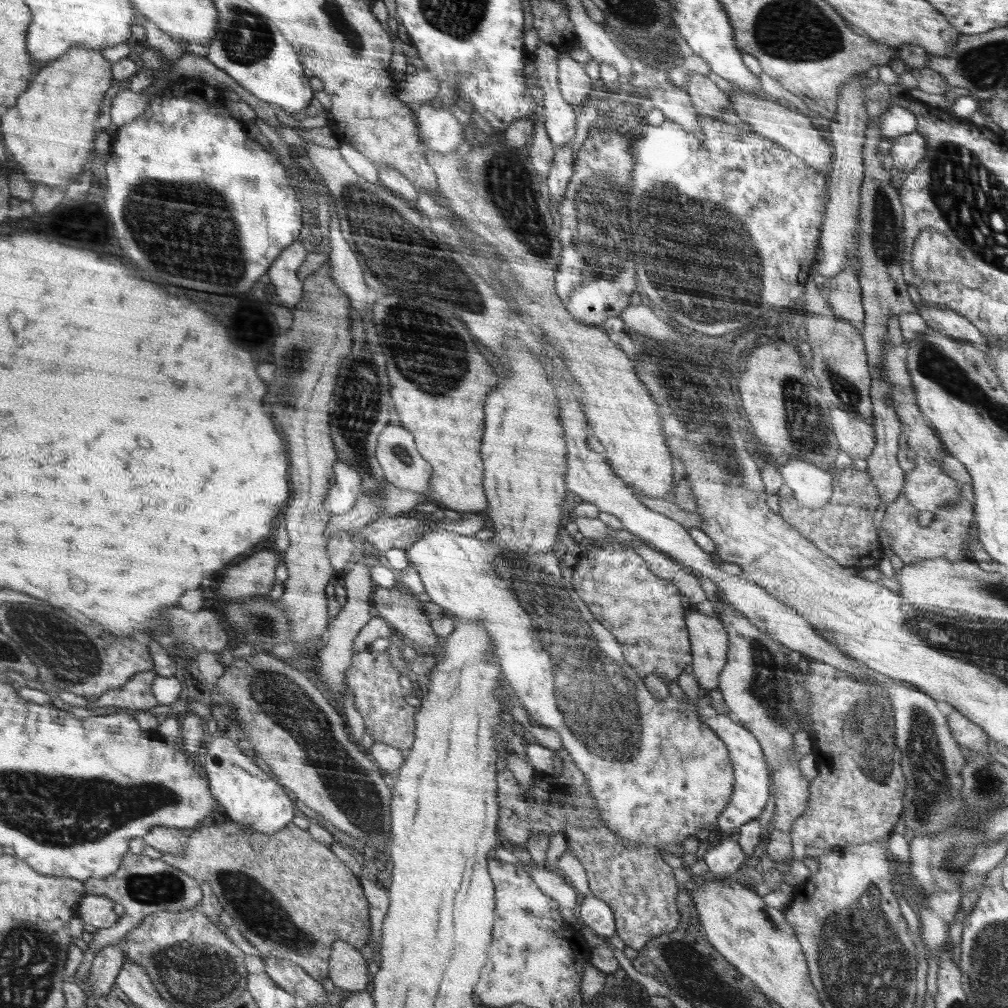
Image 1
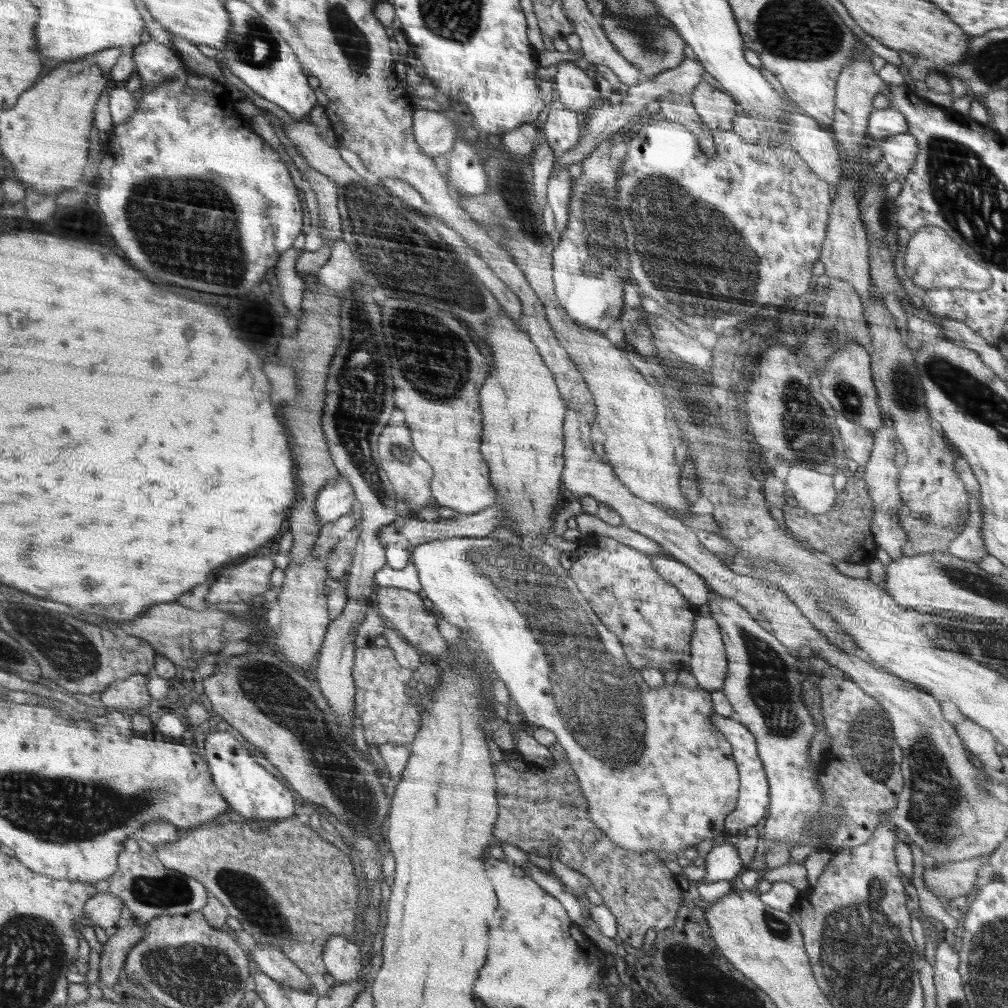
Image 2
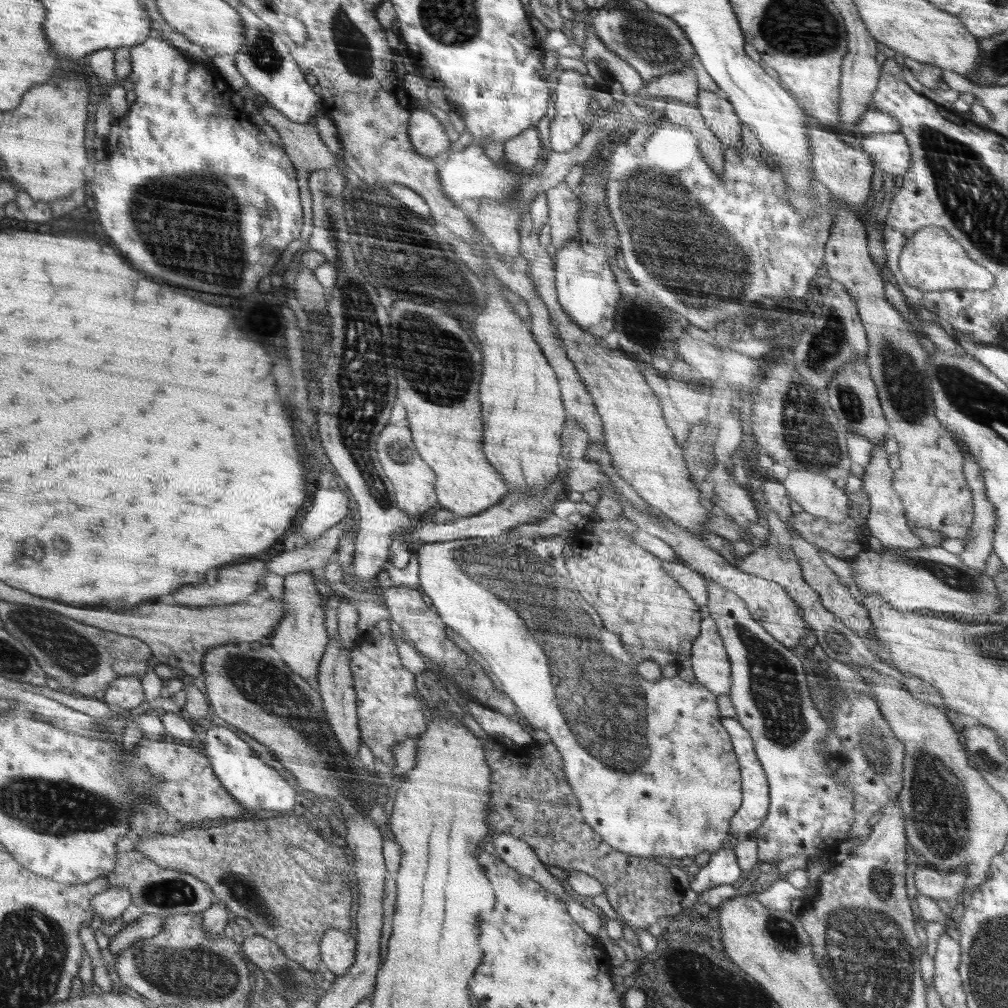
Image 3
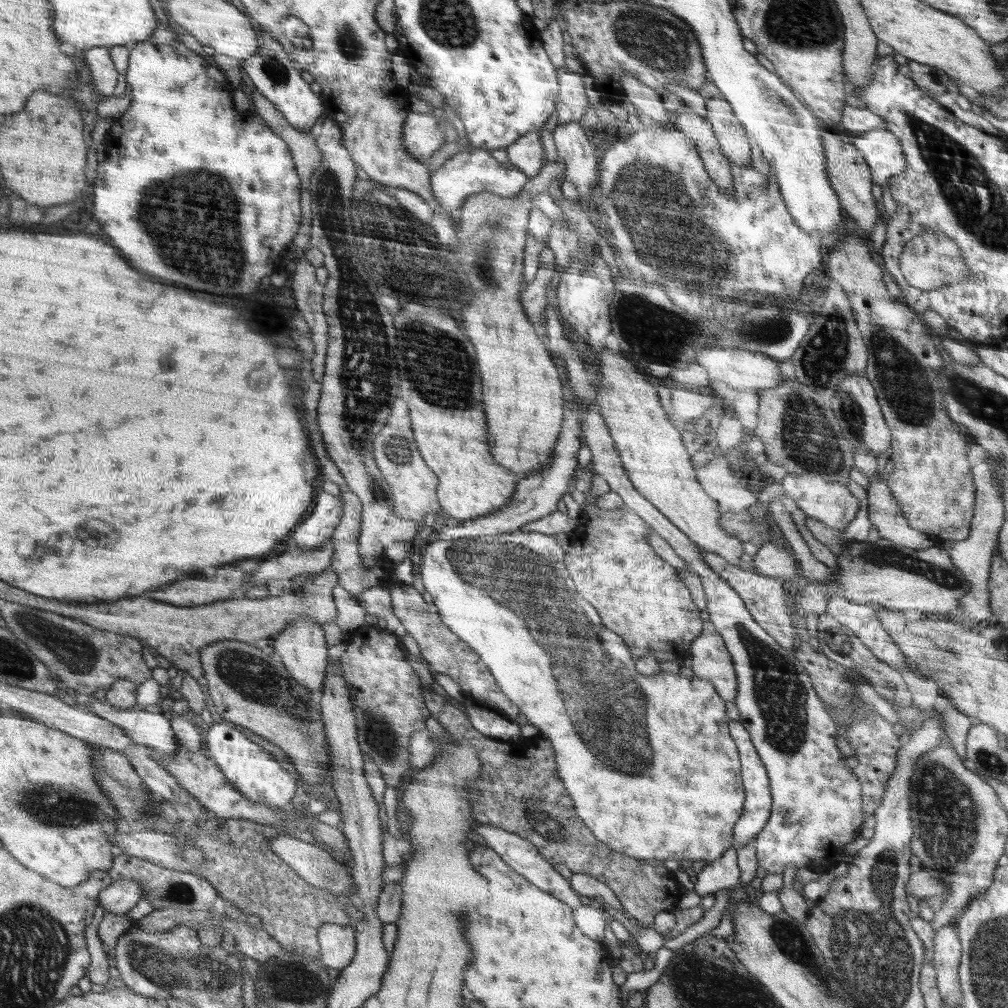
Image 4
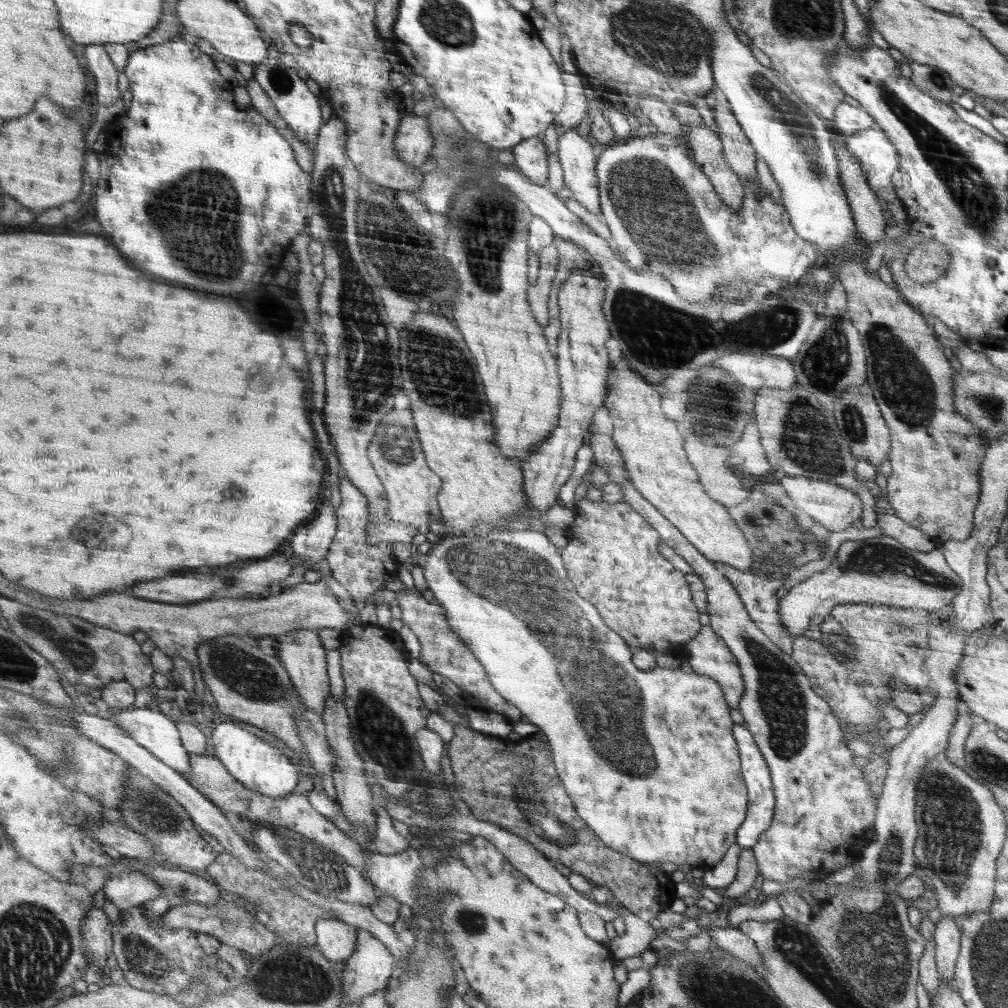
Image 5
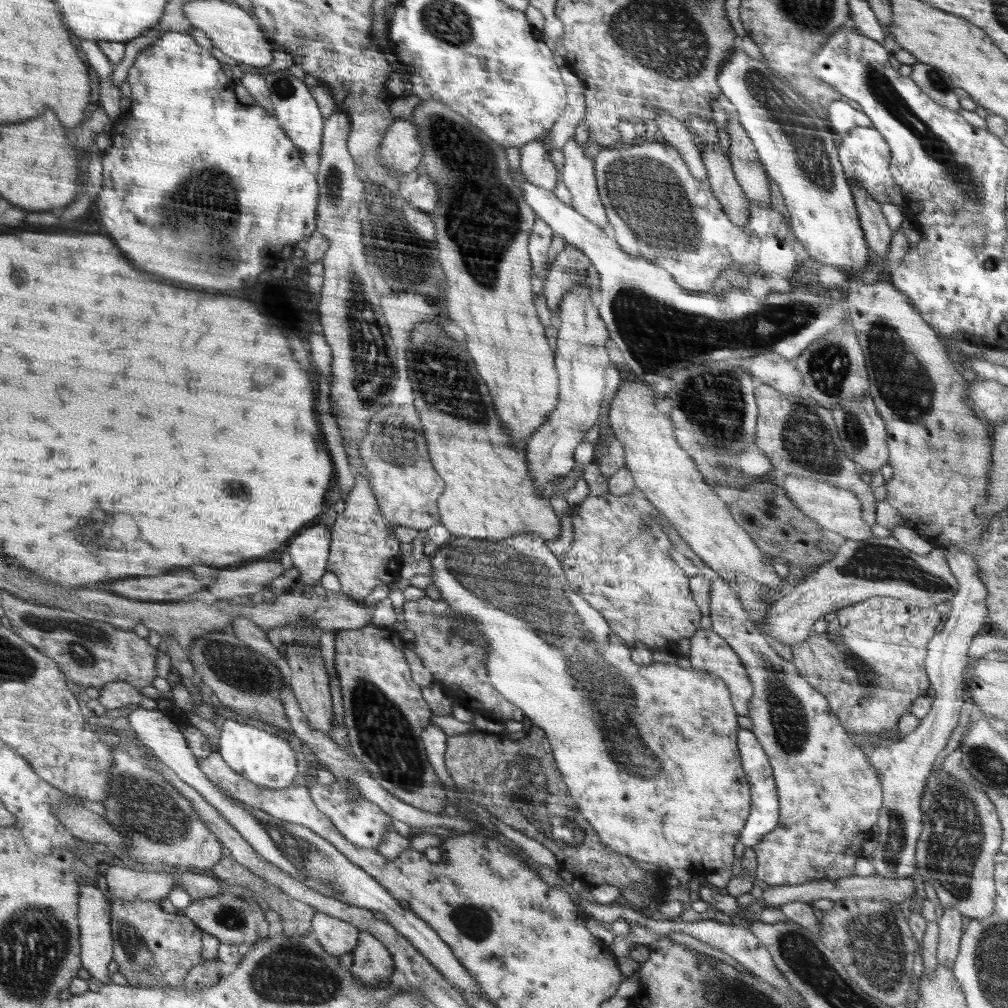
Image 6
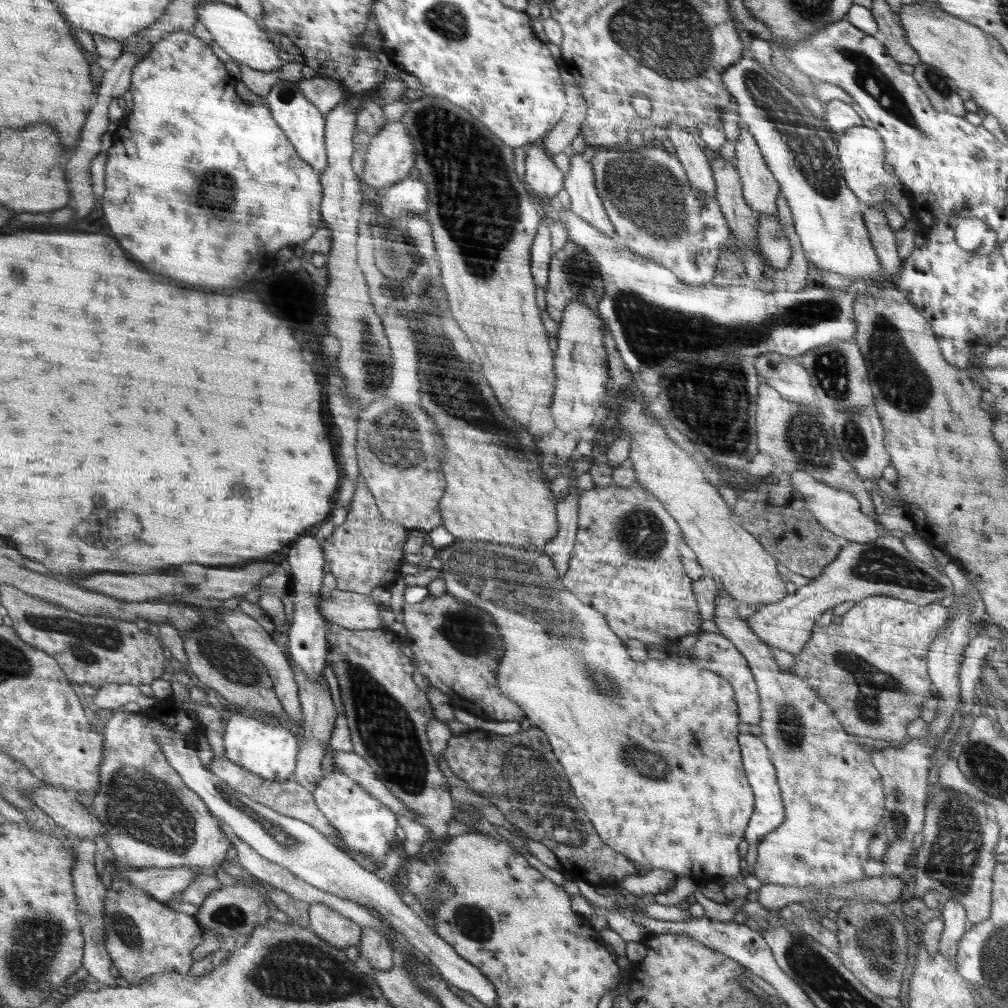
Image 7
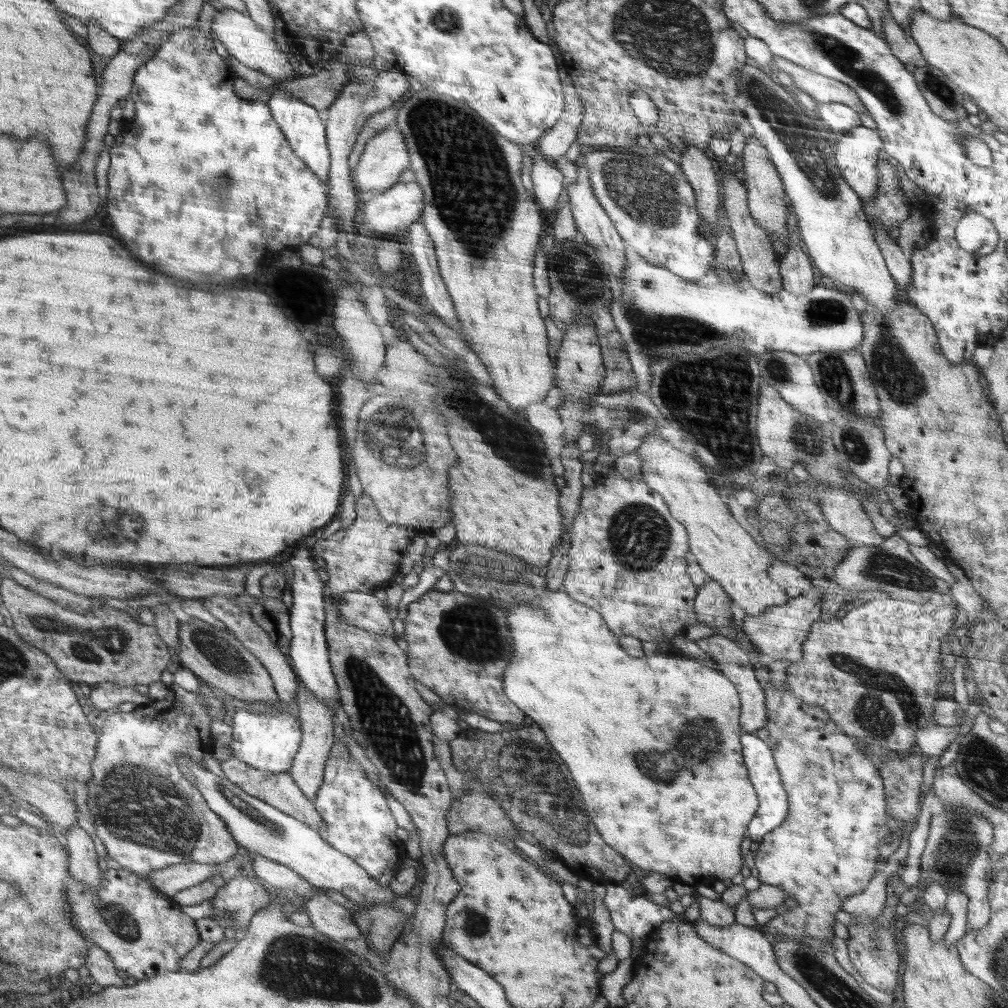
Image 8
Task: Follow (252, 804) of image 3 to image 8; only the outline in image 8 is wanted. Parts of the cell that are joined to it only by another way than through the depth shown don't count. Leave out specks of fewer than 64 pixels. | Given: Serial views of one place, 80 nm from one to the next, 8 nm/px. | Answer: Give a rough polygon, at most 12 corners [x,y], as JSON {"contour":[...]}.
{"contour":[[292,713],[234,714],[232,757],[272,774],[295,761]]}

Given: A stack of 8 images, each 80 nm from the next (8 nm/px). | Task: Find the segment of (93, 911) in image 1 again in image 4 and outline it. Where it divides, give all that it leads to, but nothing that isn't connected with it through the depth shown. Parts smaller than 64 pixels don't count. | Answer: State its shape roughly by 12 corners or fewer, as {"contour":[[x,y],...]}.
{"contour":[[119,878],[100,892],[105,912],[127,914],[143,892],[135,880]]}

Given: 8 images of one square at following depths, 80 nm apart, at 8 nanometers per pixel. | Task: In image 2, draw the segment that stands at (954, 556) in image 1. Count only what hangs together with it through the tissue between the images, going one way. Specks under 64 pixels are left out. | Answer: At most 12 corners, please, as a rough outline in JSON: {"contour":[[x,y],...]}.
{"contour":[[904,504],[897,510],[907,536],[902,554],[949,552],[960,531],[922,522]]}

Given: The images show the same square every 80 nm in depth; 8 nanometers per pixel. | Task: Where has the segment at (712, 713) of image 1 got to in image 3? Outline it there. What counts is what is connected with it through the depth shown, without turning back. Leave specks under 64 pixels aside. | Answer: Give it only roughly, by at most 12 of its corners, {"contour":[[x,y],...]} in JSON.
{"contour":[[724,718],[744,766],[744,810],[731,843],[744,841],[768,815],[768,782],[754,739]]}

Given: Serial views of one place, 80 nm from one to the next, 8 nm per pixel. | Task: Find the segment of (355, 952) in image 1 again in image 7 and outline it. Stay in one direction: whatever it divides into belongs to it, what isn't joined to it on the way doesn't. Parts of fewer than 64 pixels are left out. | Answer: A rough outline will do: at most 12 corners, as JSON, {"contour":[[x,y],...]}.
{"contour":[[319,902],[310,928],[332,946],[355,946],[358,924]]}

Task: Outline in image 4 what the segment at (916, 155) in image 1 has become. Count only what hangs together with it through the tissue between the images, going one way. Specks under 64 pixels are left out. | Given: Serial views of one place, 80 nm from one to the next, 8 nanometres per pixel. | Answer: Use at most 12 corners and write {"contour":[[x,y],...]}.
{"contour":[[876,128],[848,139],[882,190],[907,168],[900,138]]}

